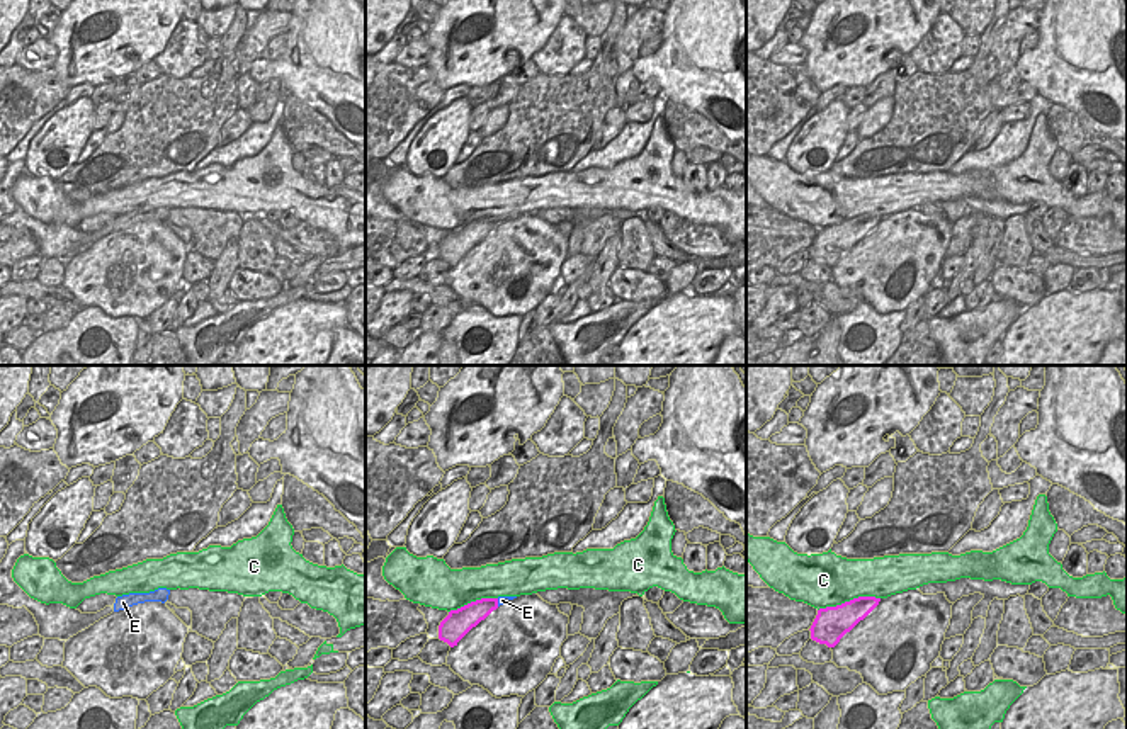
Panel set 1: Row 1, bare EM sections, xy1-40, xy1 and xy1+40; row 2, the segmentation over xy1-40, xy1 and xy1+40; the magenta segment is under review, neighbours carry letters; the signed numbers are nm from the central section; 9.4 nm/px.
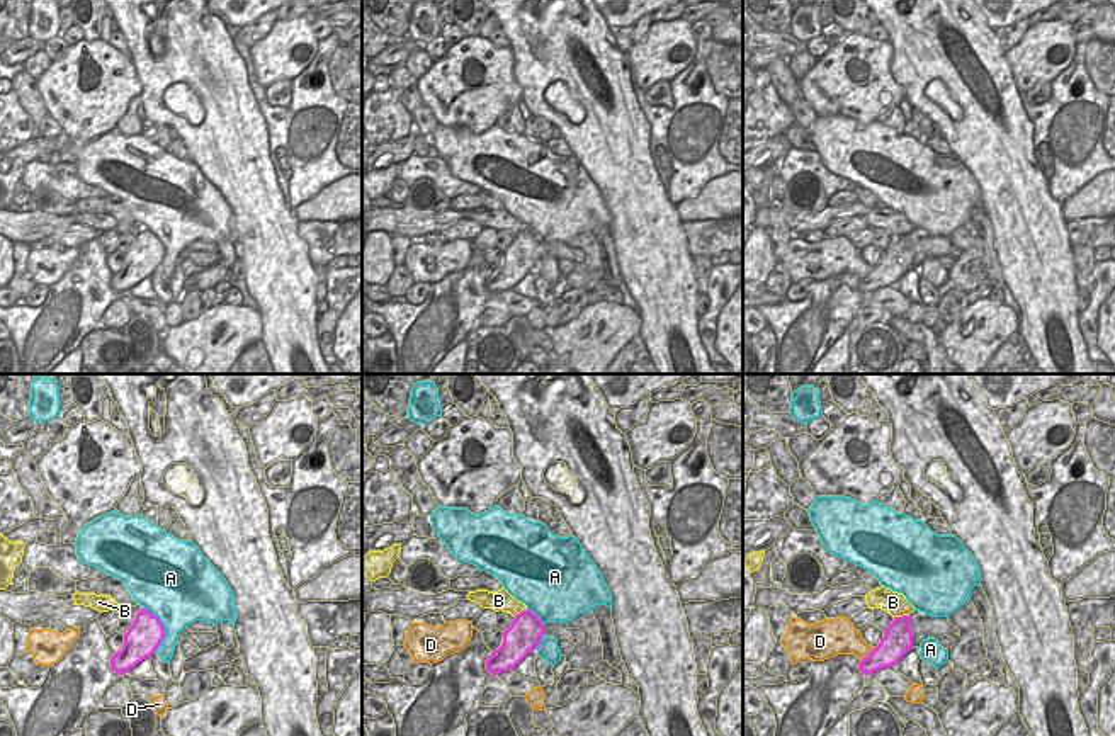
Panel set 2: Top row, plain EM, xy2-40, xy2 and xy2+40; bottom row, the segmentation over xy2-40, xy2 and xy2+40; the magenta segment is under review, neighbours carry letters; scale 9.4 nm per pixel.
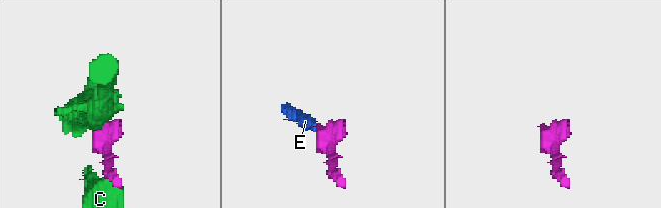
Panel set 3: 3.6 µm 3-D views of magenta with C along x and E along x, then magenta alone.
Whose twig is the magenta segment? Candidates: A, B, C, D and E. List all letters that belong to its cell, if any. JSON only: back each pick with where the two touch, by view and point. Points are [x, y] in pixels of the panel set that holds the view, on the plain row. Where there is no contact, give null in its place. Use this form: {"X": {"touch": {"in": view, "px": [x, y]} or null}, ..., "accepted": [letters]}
{"E": {"touch": {"in": "xy1", "px": [497, 221]}}, "accepted": ["E"]}

